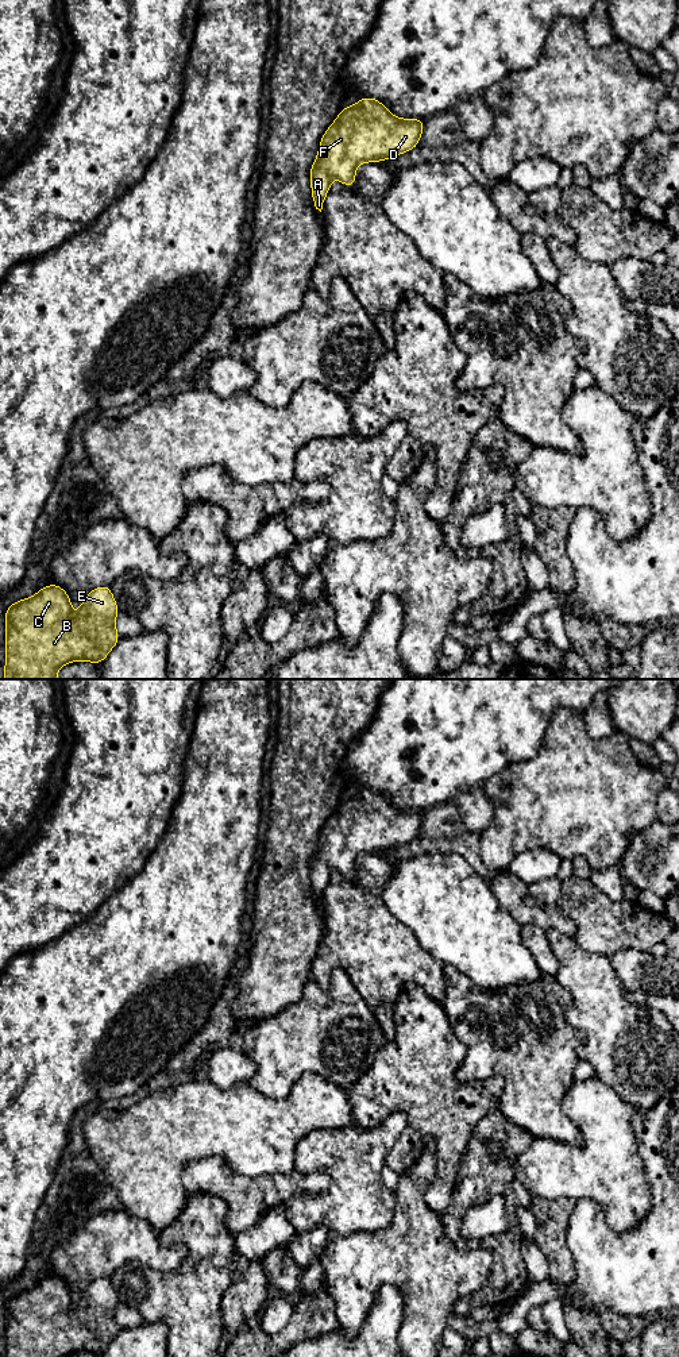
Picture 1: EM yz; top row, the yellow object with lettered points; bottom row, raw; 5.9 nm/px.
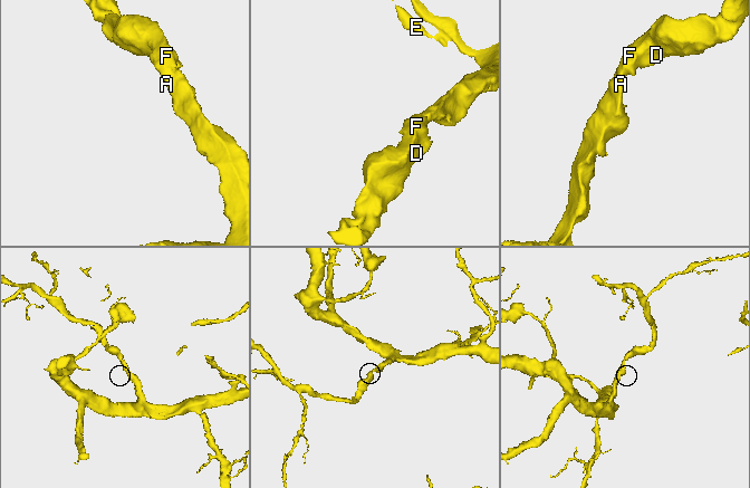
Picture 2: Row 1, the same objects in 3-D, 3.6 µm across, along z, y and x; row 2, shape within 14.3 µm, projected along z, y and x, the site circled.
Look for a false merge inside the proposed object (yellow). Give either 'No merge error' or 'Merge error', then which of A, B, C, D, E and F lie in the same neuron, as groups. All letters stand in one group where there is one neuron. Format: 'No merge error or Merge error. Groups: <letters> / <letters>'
No merge error. Groups: A B C D E F

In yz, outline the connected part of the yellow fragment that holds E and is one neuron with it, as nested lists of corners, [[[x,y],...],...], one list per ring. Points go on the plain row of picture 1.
[[[47,1276],[34,1288],[8,1298],[5,1357],[63,1357],[76,1352],[100,1356],[120,1330],[115,1318],[117,1304],[109,1277],[92,1281],[73,1307],[67,1284],[57,1276]]]

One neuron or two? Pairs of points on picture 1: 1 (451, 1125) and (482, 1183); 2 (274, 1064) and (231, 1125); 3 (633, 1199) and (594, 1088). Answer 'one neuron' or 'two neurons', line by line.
1: two neurons
2: two neurons
3: one neuron

